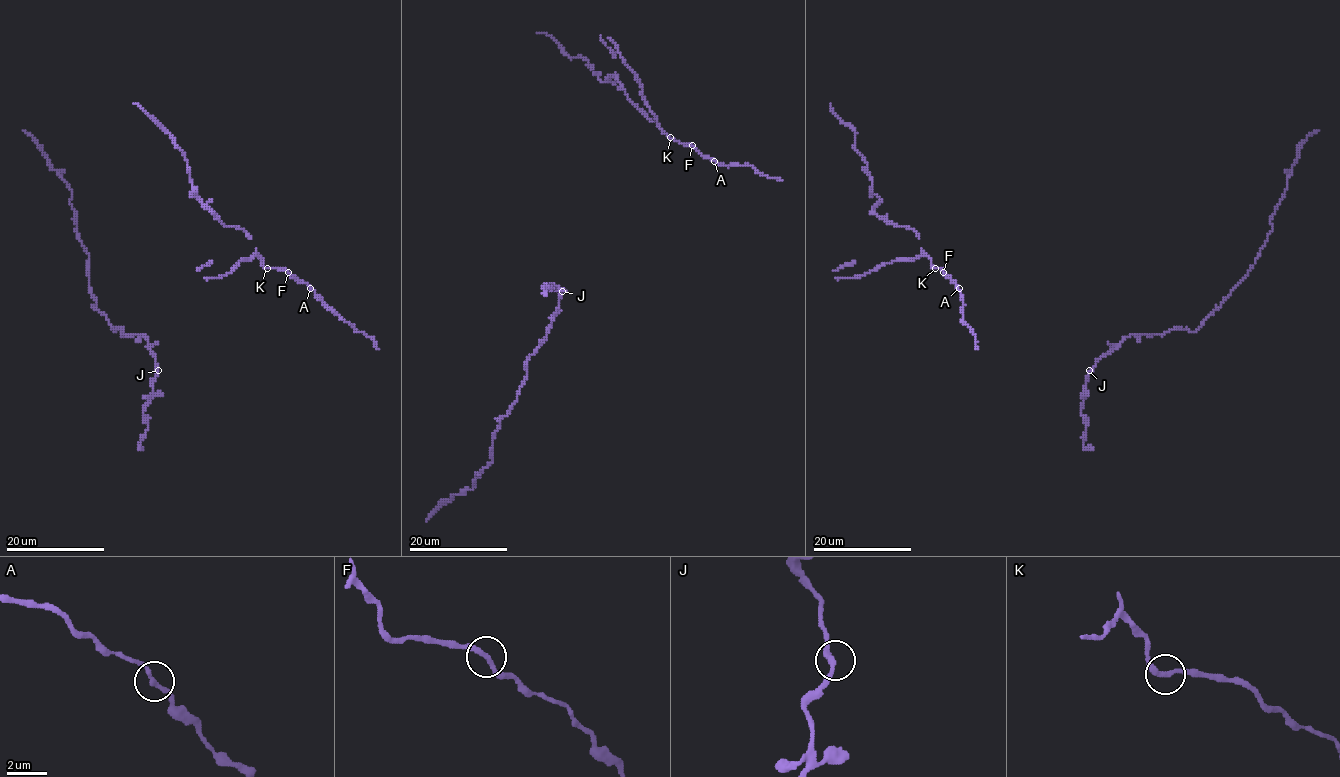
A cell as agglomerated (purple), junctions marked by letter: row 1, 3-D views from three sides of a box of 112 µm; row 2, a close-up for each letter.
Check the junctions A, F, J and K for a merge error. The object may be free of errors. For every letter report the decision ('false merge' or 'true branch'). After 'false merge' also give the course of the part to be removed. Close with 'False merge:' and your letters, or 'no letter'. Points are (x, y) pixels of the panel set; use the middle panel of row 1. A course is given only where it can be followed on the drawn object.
A: true branch
F: true branch
J: true branch
K: true branch
False merge: no letter

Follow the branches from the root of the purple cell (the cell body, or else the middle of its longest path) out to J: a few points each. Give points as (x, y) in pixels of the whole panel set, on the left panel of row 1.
J: (158, 342), (148, 347), (155, 354), (158, 370)

